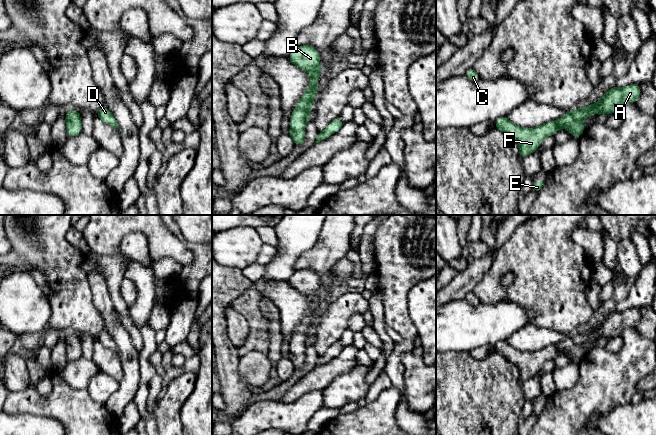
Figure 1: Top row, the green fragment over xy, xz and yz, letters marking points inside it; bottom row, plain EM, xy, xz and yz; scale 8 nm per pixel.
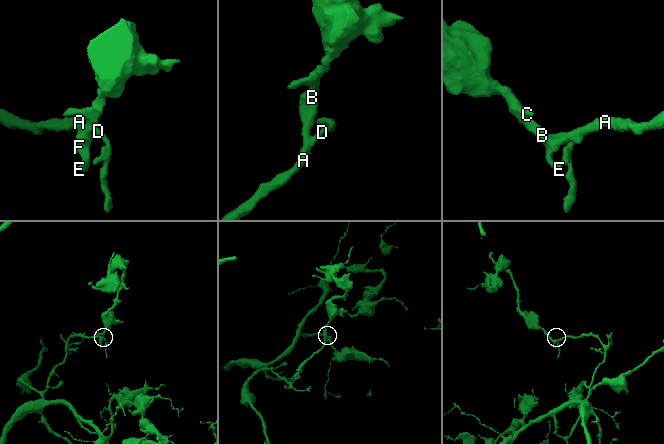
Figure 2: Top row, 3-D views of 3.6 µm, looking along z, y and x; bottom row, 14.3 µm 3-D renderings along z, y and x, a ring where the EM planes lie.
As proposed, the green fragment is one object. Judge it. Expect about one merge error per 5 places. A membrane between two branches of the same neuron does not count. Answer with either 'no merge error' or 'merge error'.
no merge error

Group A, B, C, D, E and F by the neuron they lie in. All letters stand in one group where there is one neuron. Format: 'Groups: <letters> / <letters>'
Groups: A B C D E F

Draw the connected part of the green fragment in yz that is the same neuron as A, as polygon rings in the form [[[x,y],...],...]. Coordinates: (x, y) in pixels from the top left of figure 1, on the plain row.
[[[638,307],[626,309],[623,312],[612,310],[599,325],[584,332],[577,331],[574,335],[554,345],[534,352],[522,352],[512,347],[508,340],[498,342],[493,351],[503,355],[519,369],[519,381],[538,375],[540,367],[548,360],[554,360],[559,352],[567,353],[576,363],[584,357],[582,346],[591,338],[613,338],[620,336],[628,327],[636,327],[640,322]]]

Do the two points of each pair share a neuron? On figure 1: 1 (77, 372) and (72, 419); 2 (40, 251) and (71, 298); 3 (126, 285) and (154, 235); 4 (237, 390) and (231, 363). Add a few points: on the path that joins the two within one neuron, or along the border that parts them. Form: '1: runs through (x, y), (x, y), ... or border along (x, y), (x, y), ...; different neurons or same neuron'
1: border along (58, 372), (69, 386), (86, 389); different neurons
2: runs through (52, 263), (64, 275), (68, 286); same neuron
3: border along (124, 277), (132, 280); different neurons
4: runs through (231, 383), (231, 370); same neuron

